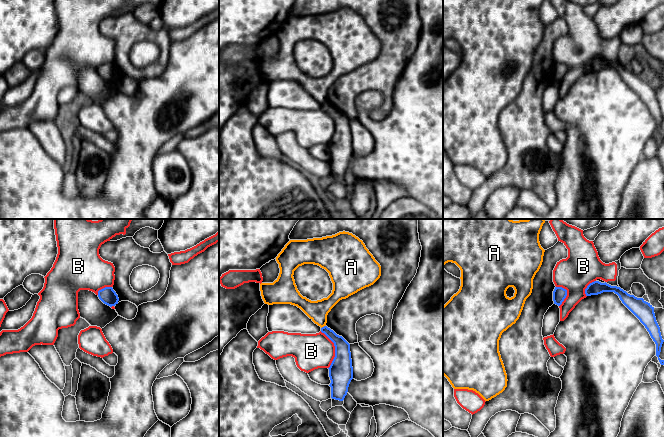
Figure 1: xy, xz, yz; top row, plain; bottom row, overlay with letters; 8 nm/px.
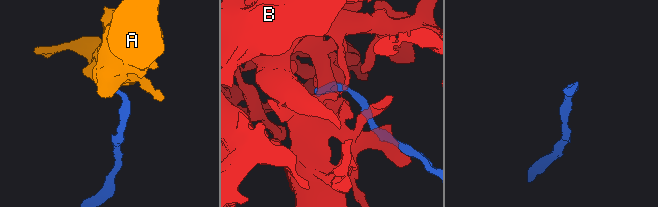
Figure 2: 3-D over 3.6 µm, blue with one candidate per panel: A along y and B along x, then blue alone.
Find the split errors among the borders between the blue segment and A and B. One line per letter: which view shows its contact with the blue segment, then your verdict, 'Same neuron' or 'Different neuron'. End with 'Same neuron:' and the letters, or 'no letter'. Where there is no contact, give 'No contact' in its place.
A: Touches blue in xz. Different neuron
B: Touches blue in xz. Different neuron
Same neuron: no letter

